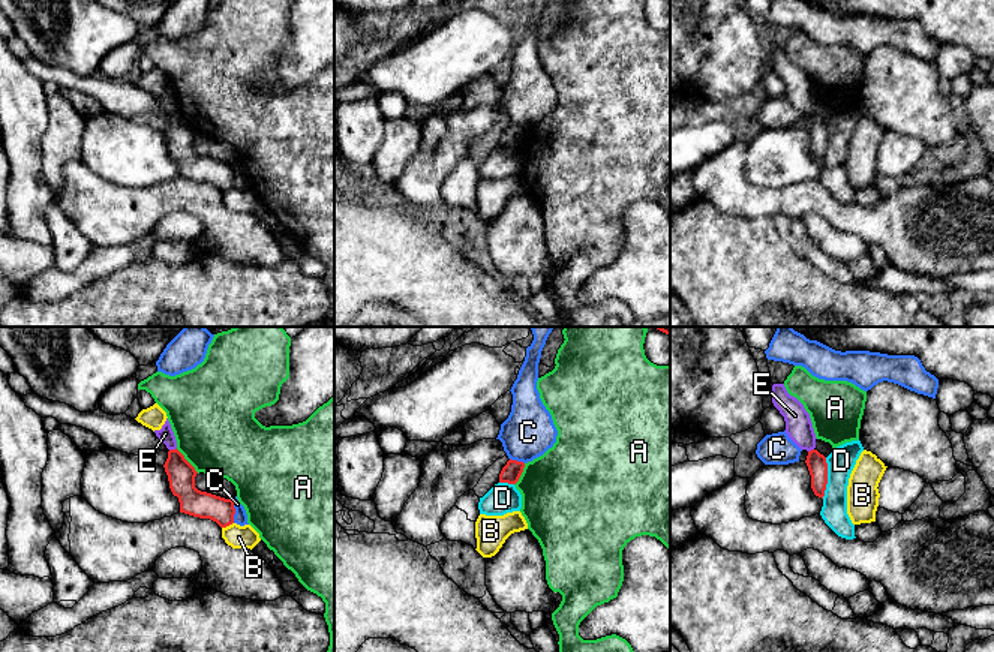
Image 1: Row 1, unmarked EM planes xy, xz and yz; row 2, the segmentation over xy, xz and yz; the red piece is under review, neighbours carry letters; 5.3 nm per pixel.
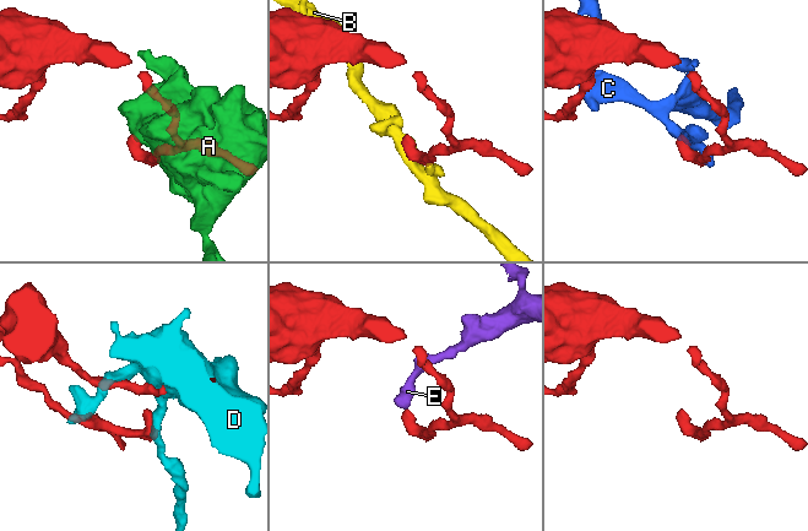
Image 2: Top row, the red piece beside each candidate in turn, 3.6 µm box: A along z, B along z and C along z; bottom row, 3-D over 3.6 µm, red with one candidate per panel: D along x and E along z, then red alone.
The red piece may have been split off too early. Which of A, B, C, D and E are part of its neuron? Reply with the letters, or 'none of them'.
none of them

